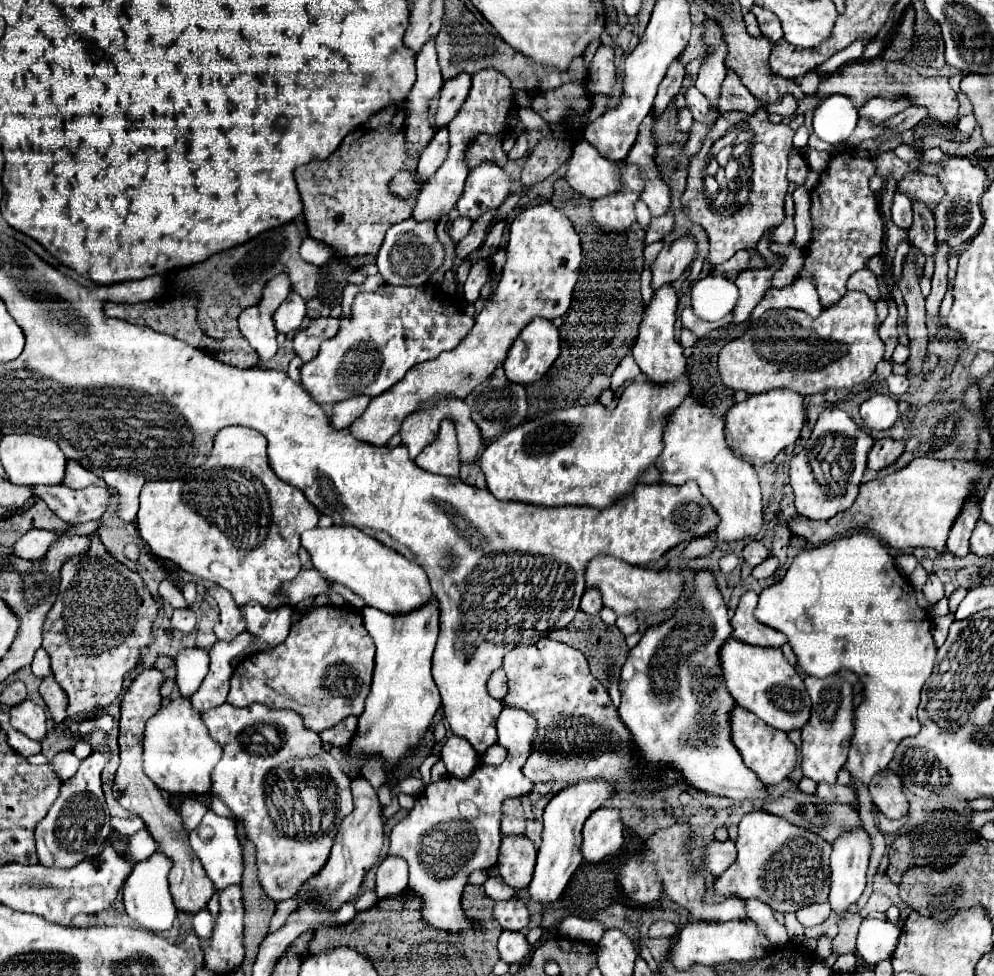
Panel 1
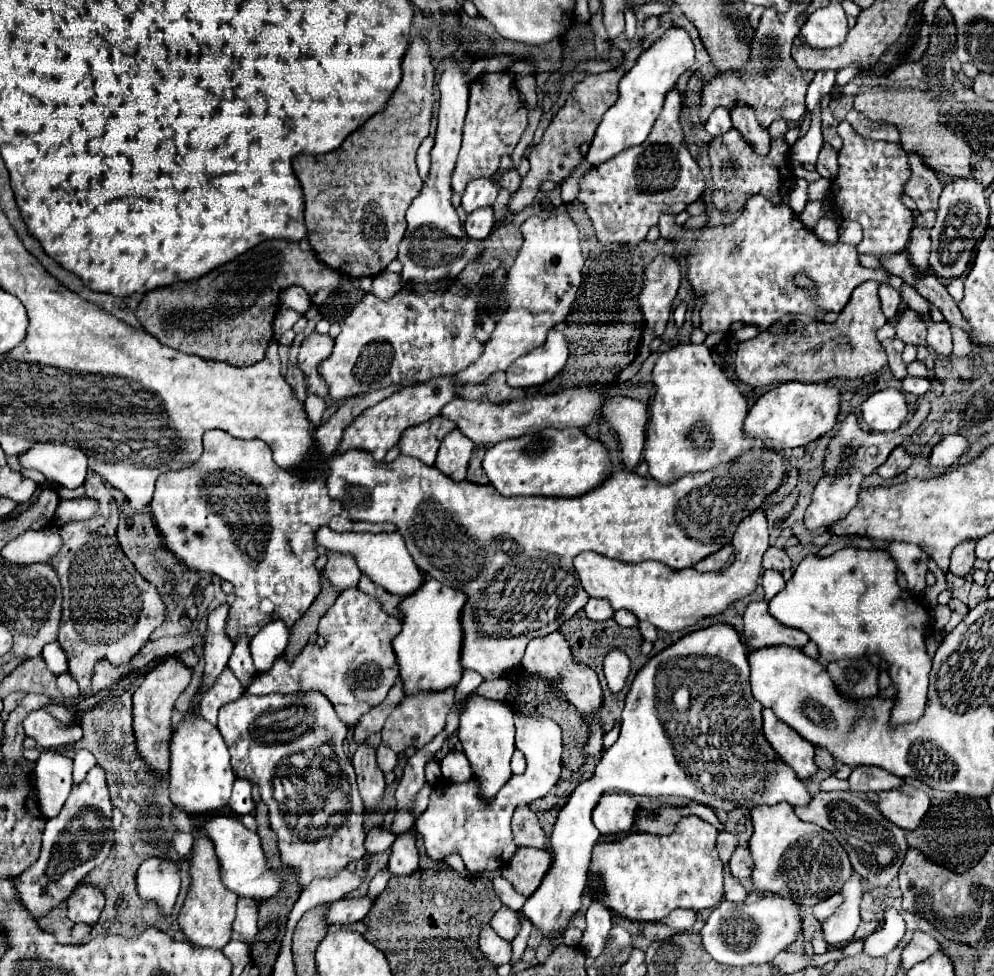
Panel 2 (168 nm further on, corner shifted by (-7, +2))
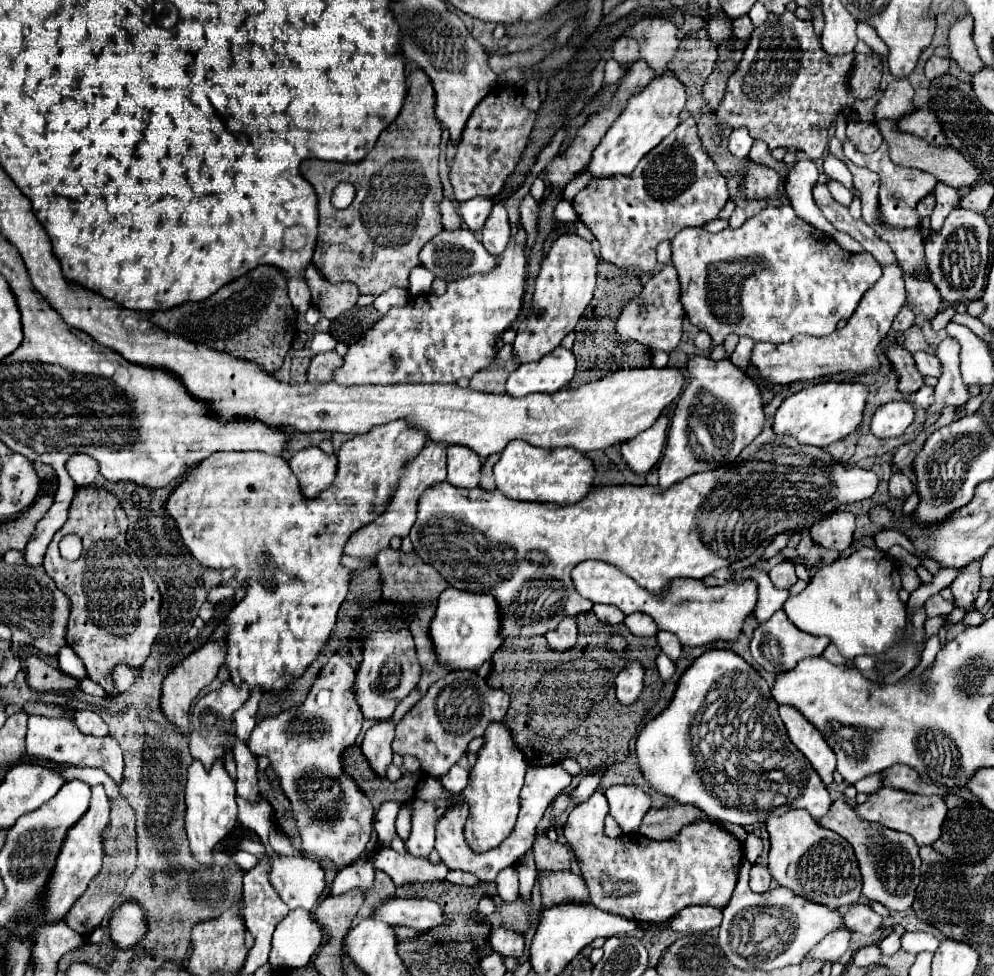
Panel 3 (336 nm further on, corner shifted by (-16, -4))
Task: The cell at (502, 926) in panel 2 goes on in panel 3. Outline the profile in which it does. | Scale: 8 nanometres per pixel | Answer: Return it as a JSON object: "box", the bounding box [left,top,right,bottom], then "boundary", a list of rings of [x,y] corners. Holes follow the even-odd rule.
{"box":[488,930,524,958],"boundary":[[[492,930],[490,938],[488,938],[490,946],[502,956],[520,958],[524,952],[524,936],[522,934],[512,934],[512,930]]]}

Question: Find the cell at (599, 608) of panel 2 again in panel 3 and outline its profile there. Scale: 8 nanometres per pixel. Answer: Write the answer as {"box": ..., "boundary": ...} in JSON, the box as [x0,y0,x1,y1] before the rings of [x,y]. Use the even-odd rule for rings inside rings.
{"box":[592,604,626,626],"boundary":[[[594,604],[592,610],[594,610],[594,614],[598,616],[600,622],[606,622],[606,624],[612,624],[612,626],[620,624],[626,618],[624,612],[616,610],[616,606],[600,606],[600,604]]]}

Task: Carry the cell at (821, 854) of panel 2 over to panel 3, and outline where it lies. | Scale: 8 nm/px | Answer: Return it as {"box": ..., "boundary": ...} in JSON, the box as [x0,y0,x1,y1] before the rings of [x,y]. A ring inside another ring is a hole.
{"box":[768,810,862,908],"boundary":[[[790,810],[782,816],[768,816],[770,834],[768,870],[772,878],[812,902],[828,908],[852,906],[862,896],[862,876],[852,846],[836,832],[822,828],[806,810]]]}

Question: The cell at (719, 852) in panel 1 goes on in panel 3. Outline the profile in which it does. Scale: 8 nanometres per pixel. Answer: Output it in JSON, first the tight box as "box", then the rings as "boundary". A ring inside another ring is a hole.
{"box":[750,864,772,892],"boundary":[[[754,864],[750,870],[750,888],[754,892],[766,892],[770,888],[770,882],[772,882],[772,876],[770,876],[768,868]]]}

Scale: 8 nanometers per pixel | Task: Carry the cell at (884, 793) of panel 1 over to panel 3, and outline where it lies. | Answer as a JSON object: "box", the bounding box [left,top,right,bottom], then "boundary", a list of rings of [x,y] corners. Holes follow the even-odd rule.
{"box":[854,786,948,846],"boundary":[[[882,786],[878,792],[870,794],[864,804],[858,804],[854,810],[856,810],[856,816],[862,820],[878,822],[892,830],[910,834],[918,846],[934,844],[940,838],[942,824],[948,814],[948,808],[946,808],[946,802],[942,796],[920,796],[920,794],[896,790],[892,786]]]}

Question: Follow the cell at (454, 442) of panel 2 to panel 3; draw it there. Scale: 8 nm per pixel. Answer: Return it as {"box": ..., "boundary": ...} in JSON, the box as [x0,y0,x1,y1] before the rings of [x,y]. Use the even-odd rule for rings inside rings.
{"box":[446,445,482,488],"boundary":[[[450,445],[446,448],[448,458],[448,482],[458,488],[476,488],[480,480],[482,460],[476,452],[464,446]]]}

